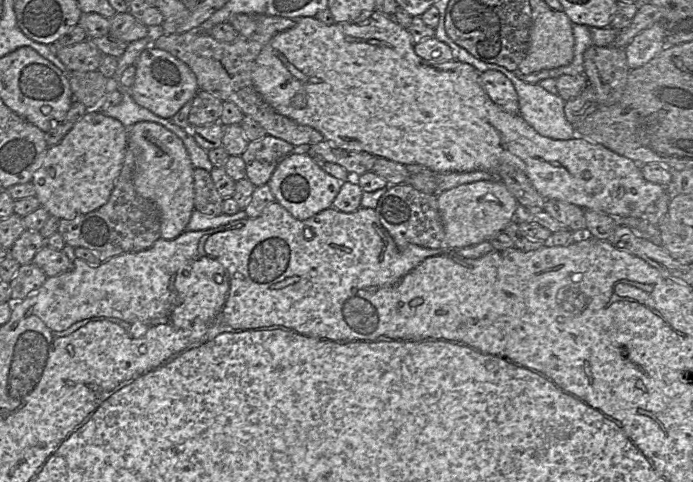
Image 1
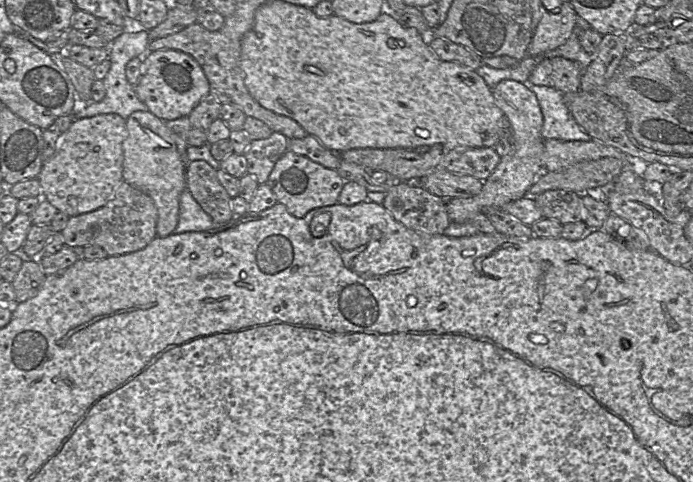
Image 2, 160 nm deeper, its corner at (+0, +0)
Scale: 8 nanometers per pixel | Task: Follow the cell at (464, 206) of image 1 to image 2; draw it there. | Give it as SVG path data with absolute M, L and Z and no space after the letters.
M502 80L493 89L492 94L497 106L510 122L513 135L511 151L501 157L491 175L484 181L479 194L469 198L446 200L446 210L451 222L466 223L471 221L484 207L498 207L510 201L528 196L527 192L542 172L541 156L544 138L541 134L543 114L536 95L524 83L515 80Z

